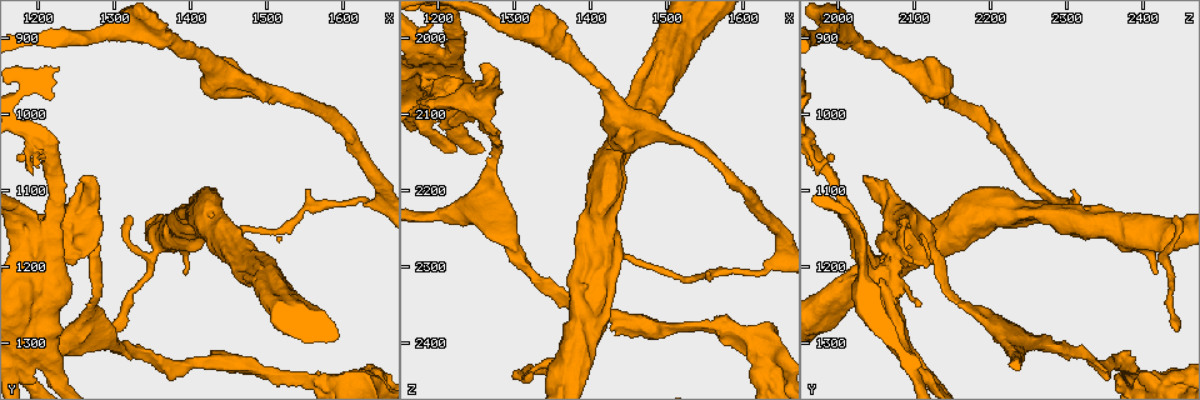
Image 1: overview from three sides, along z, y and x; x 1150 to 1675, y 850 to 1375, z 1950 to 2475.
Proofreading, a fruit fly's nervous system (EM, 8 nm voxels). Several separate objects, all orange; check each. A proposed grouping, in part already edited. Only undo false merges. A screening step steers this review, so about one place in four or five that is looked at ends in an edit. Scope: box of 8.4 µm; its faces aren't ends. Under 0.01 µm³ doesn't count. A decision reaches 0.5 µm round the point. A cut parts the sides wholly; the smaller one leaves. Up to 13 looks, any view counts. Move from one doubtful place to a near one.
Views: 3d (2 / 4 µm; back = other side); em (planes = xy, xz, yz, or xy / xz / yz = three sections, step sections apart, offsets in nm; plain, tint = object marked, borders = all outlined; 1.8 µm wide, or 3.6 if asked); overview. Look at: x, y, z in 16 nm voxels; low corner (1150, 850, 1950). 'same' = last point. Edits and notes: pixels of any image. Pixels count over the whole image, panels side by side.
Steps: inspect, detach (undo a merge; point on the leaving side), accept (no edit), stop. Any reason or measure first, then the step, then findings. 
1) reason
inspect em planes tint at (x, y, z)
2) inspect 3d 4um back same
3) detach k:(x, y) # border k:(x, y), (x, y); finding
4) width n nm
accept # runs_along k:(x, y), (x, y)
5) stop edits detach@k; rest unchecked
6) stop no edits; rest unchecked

sudden change in width
inspect 3d 4um back at (1265, 1260, 2175)

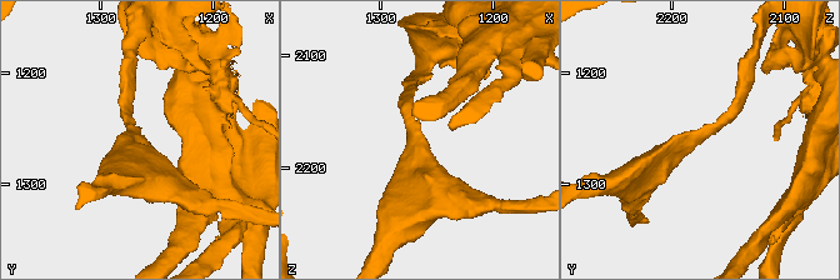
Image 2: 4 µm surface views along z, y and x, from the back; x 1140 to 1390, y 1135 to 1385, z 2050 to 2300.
inspect em planes tint at (1268, 1258, 2178)

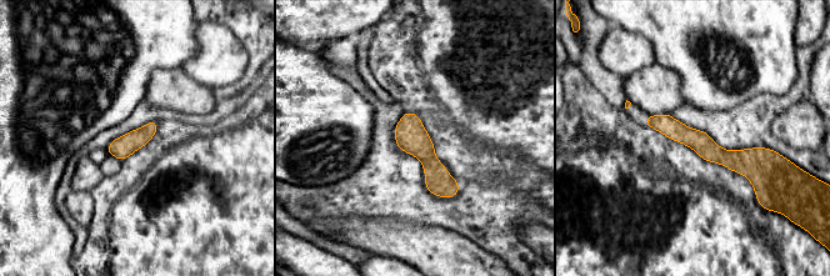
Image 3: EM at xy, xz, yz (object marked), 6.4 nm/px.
width 150 nm
accept # one neuron here

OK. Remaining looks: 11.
sudden change in width
inspect em planes tint at (1410, 1325, 2360)

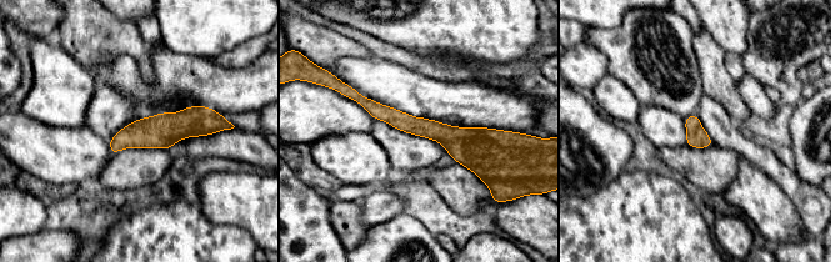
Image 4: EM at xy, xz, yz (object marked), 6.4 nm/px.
width 130 nm
accept # runs_along 4:(353, 96), (447, 136), (494, 136); continuous, no second neuron

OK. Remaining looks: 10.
a narrow waist
inspect em planes tint at (1535, 1340, 2375)

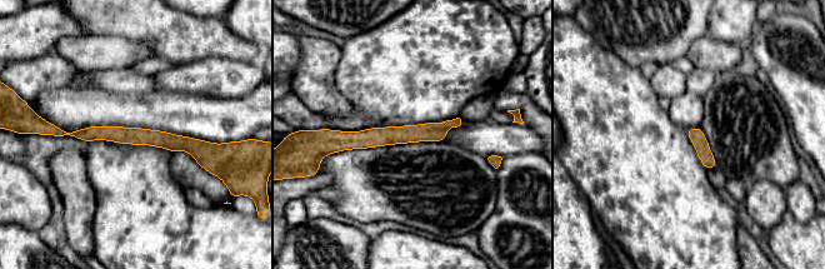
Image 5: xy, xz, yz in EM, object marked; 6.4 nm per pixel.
width 100 nm
accept # runs_along 5:(58, 130), (206, 145); all the same neuron

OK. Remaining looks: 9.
thick turns thin
inspect em xy step 16 tint at (1315, 1310, 2305)

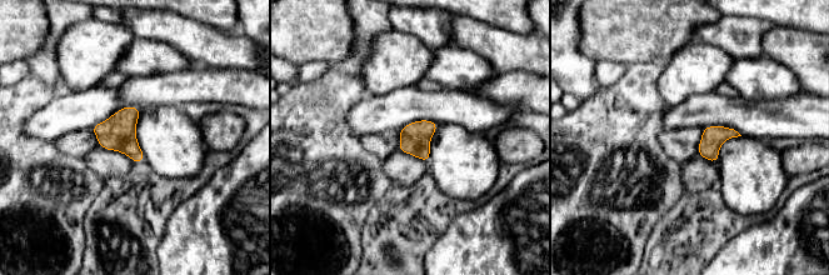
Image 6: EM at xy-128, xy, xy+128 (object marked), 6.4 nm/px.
inspect em planes tint same

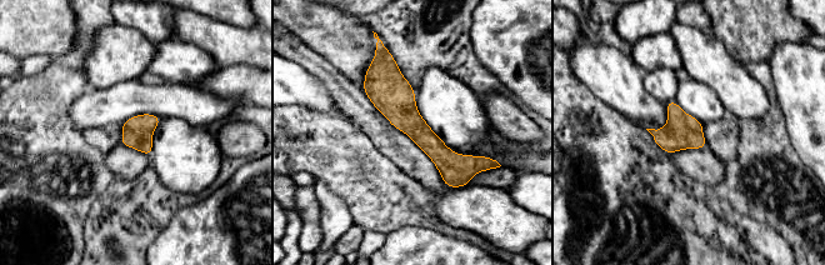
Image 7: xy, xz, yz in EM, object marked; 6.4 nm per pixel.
width 190 nm
accept # one neuron here

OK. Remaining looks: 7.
closes a loop
inspect 3d 4um at (1210, 1150, 2025)

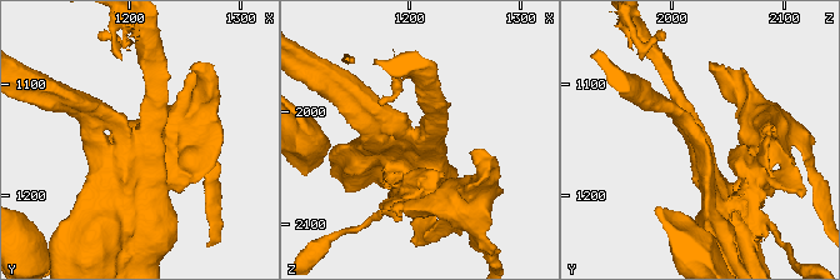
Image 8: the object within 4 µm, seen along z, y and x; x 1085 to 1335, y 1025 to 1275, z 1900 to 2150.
arms 3; arm_widths 220, 220, 280 nm
inspect em planes tint at (1214, 1152, 2022)

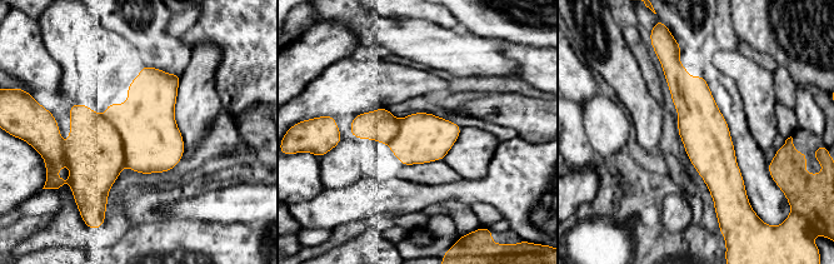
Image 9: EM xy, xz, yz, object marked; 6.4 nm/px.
width 300 nm
detach 9:(151, 142) # two neurons meet here

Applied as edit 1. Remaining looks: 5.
stop edits detach@9; rest unchecked

